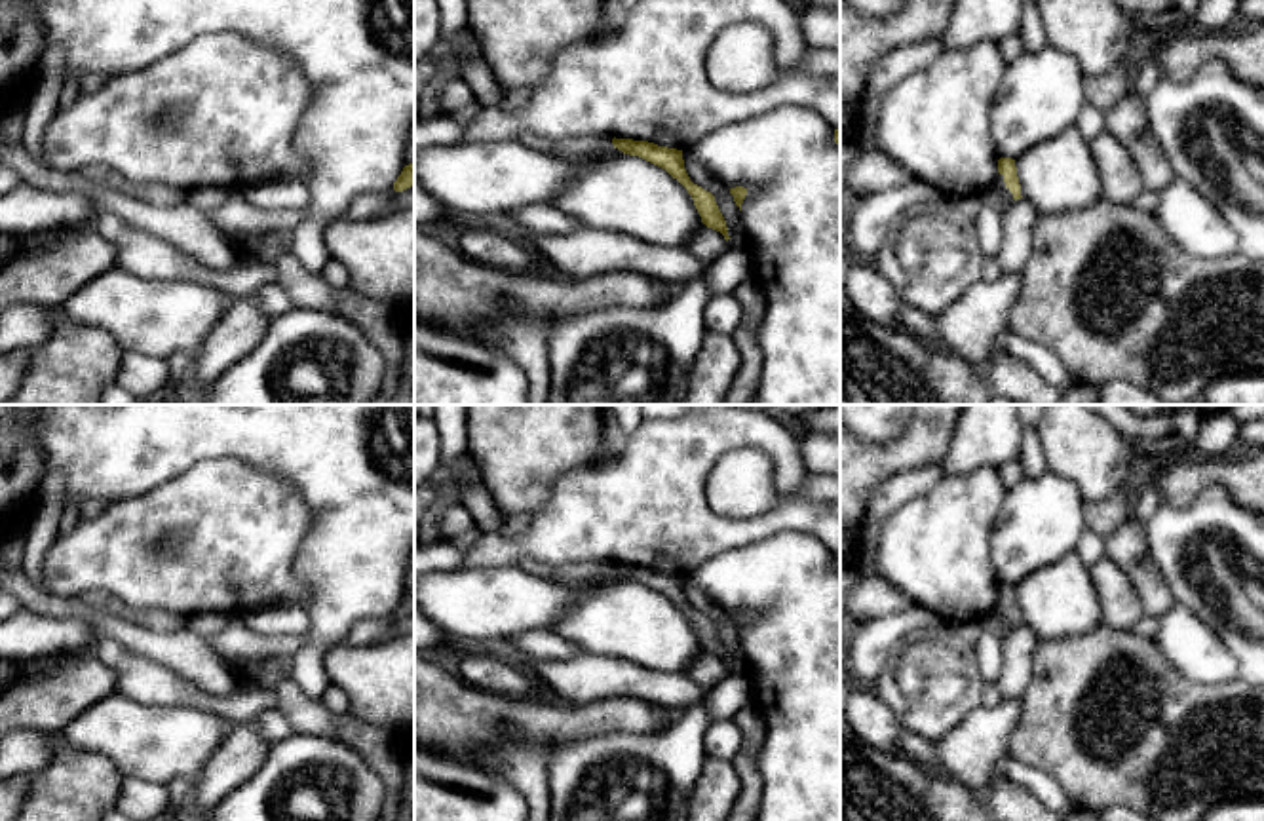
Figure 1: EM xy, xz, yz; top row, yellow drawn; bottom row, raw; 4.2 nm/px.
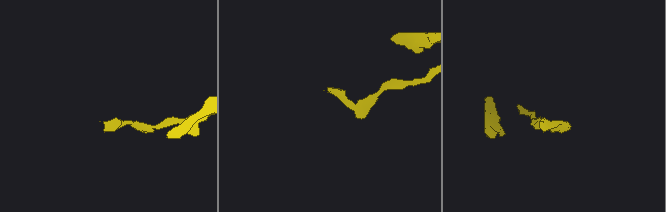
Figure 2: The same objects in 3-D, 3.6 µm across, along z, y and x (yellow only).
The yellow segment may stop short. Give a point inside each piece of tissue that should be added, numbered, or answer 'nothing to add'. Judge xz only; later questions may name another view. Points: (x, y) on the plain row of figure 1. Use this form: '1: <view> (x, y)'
1: xz (588, 569)

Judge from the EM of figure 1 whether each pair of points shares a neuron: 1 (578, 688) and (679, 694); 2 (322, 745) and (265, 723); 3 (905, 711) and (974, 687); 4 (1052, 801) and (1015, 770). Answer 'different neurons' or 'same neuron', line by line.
1: same neuron
2: different neurons
3: same neuron
4: same neuron

